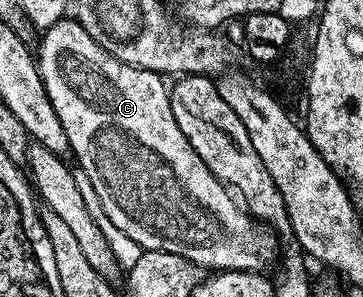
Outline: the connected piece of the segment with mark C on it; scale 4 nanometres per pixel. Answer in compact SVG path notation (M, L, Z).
M64 19L53 23L42 34L42 37L43 42L39 45L39 53L37 49L37 64L43 86L53 103L53 111L57 111L57 119L61 119L61 127L65 127L65 135L71 144L70 152L75 153L76 159L79 160L79 165L83 168L81 170L82 176L87 177L89 183L93 183L93 191L97 191L99 209L108 216L109 224L133 239L143 251L169 252L173 255L183 256L185 261L191 261L207 271L258 274L274 257L276 260L277 238L274 232L266 225L256 221L247 212L246 208L233 196L232 190L221 184L213 175L213 171L209 171L209 167L205 167L205 163L201 163L201 155L197 155L197 151L193 151L189 139L185 139L185 135L181 135L181 127L177 127L177 119L173 119L168 82L163 82L166 80L160 74L121 63L116 57L106 53L93 39L93 35L89 35L89 31L85 31L85 27L81 27L81 23L74 19Z

